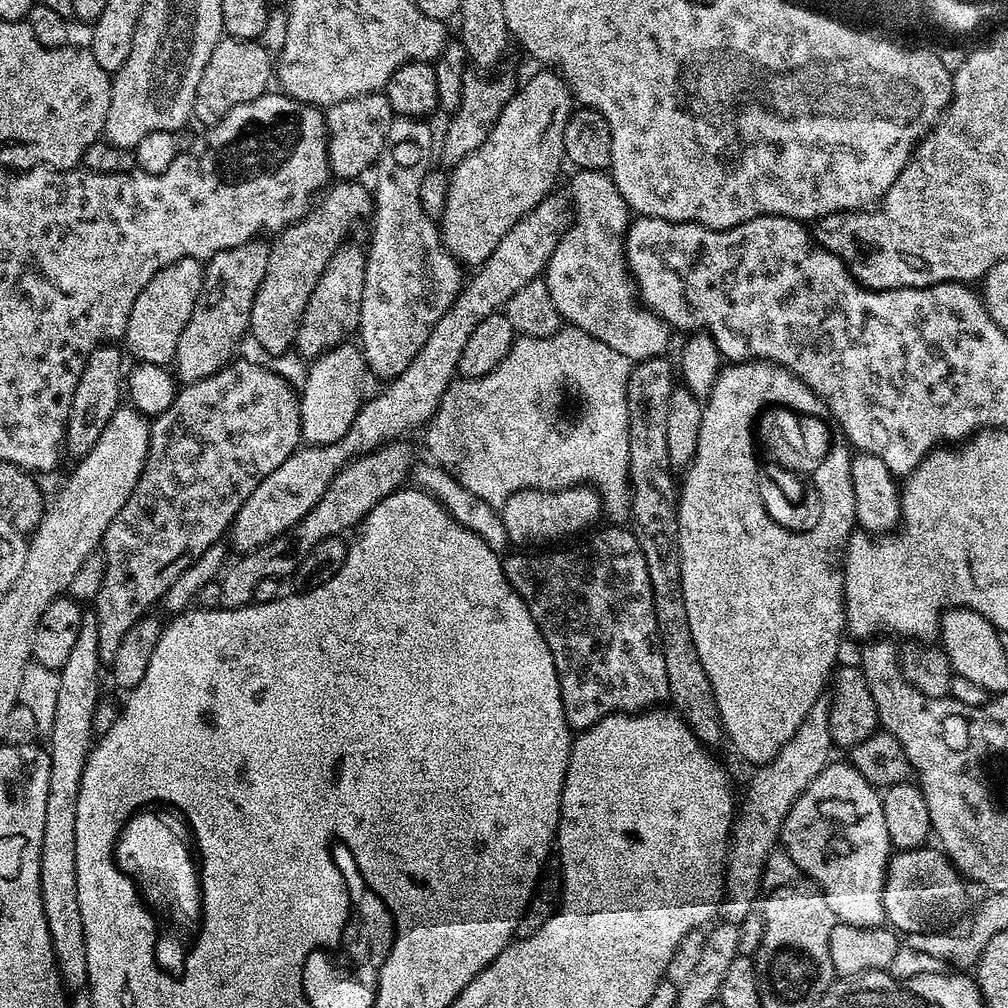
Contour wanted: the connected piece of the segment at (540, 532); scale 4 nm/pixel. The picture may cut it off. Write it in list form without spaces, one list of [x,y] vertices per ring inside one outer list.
[[[591,486],[559,488],[556,492],[547,492],[541,488],[527,488],[510,494],[510,498],[498,510],[505,524],[509,541],[516,546],[528,546],[531,540],[556,540],[559,536],[568,536],[571,532],[591,529],[599,516],[602,516],[600,495]]]

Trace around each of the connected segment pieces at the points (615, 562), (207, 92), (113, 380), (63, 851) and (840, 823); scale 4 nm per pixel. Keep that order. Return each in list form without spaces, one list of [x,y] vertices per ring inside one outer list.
[[[627,527],[624,528],[604,528],[601,532],[593,531],[592,537],[589,540],[584,540],[581,544],[576,544],[573,548],[560,548],[557,552],[544,552],[541,556],[527,556],[527,551],[516,550],[513,556],[511,554],[503,557],[502,563],[504,565],[504,573],[506,578],[510,582],[510,586],[516,593],[522,598],[522,602],[526,602],[526,606],[530,610],[530,618],[534,618],[534,622],[538,626],[538,630],[542,634],[542,638],[546,638],[546,646],[550,646],[550,654],[554,658],[554,666],[556,667],[556,673],[558,674],[558,682],[560,683],[560,693],[562,694],[562,706],[564,707],[564,717],[568,723],[569,729],[583,730],[590,727],[592,724],[597,724],[602,718],[611,716],[613,712],[627,712],[629,714],[633,712],[642,712],[645,710],[655,709],[657,706],[663,705],[668,700],[668,683],[666,682],[666,662],[662,658],[662,650],[660,649],[660,635],[658,634],[658,626],[656,625],[656,615],[654,614],[654,604],[652,602],[652,591],[650,590],[650,576],[646,574],[646,560],[642,558],[642,550],[638,546],[635,534],[632,533]]]
[[[221,38],[218,46],[214,46],[214,54],[210,54],[210,62],[206,62],[206,70],[202,70],[202,78],[198,81],[198,90],[194,94],[192,115],[195,123],[211,126],[217,124],[234,106],[242,106],[242,102],[250,102],[269,91],[268,84],[274,80],[274,56],[255,40],[234,40]]]
[[[105,342],[99,348],[95,348],[86,358],[86,366],[82,370],[82,378],[78,378],[78,386],[74,386],[74,398],[70,402],[68,421],[64,423],[63,443],[67,455],[69,452],[72,458],[82,457],[90,451],[94,442],[98,442],[106,422],[110,422],[116,409],[121,407],[125,353],[123,351],[120,353],[116,348],[119,347],[112,342]]]
[[[95,611],[84,612],[78,630],[78,638],[74,641],[74,650],[70,650],[70,658],[58,669],[58,703],[54,709],[52,731],[47,733],[47,747],[50,749],[50,782],[46,794],[46,826],[42,830],[42,858],[40,859],[40,893],[42,894],[42,910],[46,916],[46,926],[50,932],[50,942],[54,948],[56,969],[60,971],[60,982],[72,994],[80,994],[87,989],[88,971],[86,970],[86,938],[82,930],[82,910],[78,906],[78,874],[76,873],[76,807],[80,793],[80,779],[88,761],[88,754],[94,738],[94,717],[96,706],[101,701],[100,694],[100,647],[98,646],[98,626]]]
[[[832,762],[808,783],[808,789],[794,801],[780,828],[779,843],[782,848],[784,844],[789,858],[813,880],[809,881],[823,892],[830,910],[841,924],[878,928],[886,920],[884,877],[888,875],[888,862],[894,849],[886,830],[881,799],[881,793],[868,784],[866,778],[862,778],[862,774],[858,774],[858,770],[853,768],[851,763]]]

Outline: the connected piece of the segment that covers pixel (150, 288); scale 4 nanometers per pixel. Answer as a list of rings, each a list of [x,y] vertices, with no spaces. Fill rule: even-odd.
[[[183,256],[170,266],[158,269],[154,278],[146,282],[142,294],[134,298],[134,310],[130,310],[123,339],[123,343],[128,344],[127,351],[132,351],[139,363],[161,366],[173,363],[175,351],[178,350],[178,340],[182,330],[186,329],[190,314],[193,313],[203,281],[204,264],[189,256]]]

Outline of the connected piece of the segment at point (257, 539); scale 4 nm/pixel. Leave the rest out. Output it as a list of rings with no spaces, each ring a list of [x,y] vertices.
[[[552,194],[545,196],[541,204],[534,206],[525,216],[520,217],[520,221],[500,239],[498,246],[494,246],[490,258],[486,258],[483,264],[479,265],[475,271],[477,273],[471,278],[469,284],[467,281],[461,287],[460,293],[456,295],[452,305],[445,310],[442,318],[438,318],[434,330],[430,330],[430,334],[426,338],[426,346],[422,346],[422,350],[418,350],[418,354],[414,354],[414,362],[410,362],[410,366],[406,366],[406,370],[402,370],[402,374],[393,376],[391,380],[387,381],[381,387],[384,389],[373,400],[365,399],[363,401],[361,410],[354,418],[350,430],[346,430],[346,434],[341,440],[335,440],[332,444],[297,448],[290,454],[290,458],[286,458],[286,462],[282,462],[282,466],[278,466],[278,470],[274,470],[274,474],[266,477],[253,490],[250,498],[246,498],[244,505],[236,511],[236,516],[230,525],[233,553],[252,552],[256,548],[261,548],[263,544],[271,544],[274,538],[278,538],[283,532],[290,530],[290,526],[297,524],[315,506],[318,498],[322,498],[322,494],[332,485],[332,479],[357,454],[372,452],[375,448],[381,448],[383,444],[390,444],[394,440],[407,437],[407,432],[412,432],[415,428],[423,429],[427,425],[436,412],[436,407],[440,405],[440,399],[444,397],[445,389],[457,375],[462,350],[469,337],[472,336],[473,330],[478,326],[478,322],[482,322],[482,318],[488,318],[490,314],[501,311],[513,293],[520,290],[526,282],[537,279],[543,273],[548,262],[548,255],[554,250],[558,233],[562,228],[560,212],[556,209],[554,197],[555,195]]]

